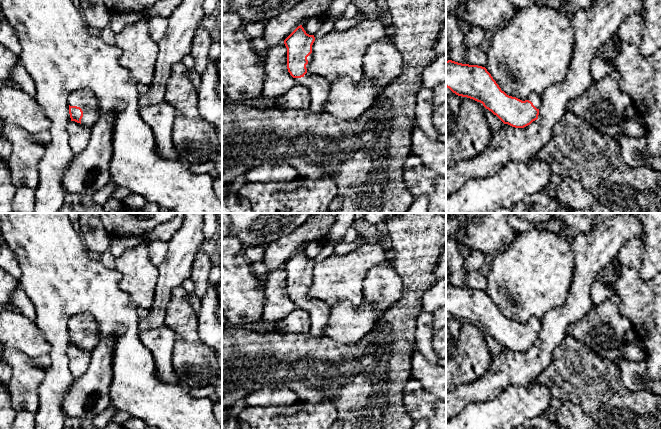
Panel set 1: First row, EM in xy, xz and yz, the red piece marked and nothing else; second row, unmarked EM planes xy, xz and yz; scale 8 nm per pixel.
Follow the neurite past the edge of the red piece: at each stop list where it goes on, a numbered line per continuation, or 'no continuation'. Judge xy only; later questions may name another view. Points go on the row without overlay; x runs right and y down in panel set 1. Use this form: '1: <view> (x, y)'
1: xy (85, 324)

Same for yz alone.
1: yz (534, 321)

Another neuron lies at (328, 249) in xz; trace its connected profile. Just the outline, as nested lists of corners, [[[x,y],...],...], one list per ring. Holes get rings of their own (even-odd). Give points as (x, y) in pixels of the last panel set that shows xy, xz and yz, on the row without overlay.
[[[328,241],[326,244],[323,245],[323,248],[321,250],[321,252],[318,254],[318,256],[314,259],[315,263],[331,256],[334,254],[334,249],[335,246],[338,243],[336,242],[332,242],[332,241]]]

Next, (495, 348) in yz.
[[[485,333],[485,341],[492,357],[496,357],[501,354],[503,346],[488,333]]]

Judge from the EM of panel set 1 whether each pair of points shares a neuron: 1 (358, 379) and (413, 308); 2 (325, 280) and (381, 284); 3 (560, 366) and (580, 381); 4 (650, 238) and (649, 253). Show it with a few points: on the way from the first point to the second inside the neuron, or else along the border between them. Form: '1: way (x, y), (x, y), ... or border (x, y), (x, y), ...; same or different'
1: way (377, 365), (394, 343), (396, 327); same
2: border (377, 264), (369, 270), (364, 279), (363, 299); different
3: way (565, 366), (575, 376); same
4: way (650, 242), (650, 249); same

